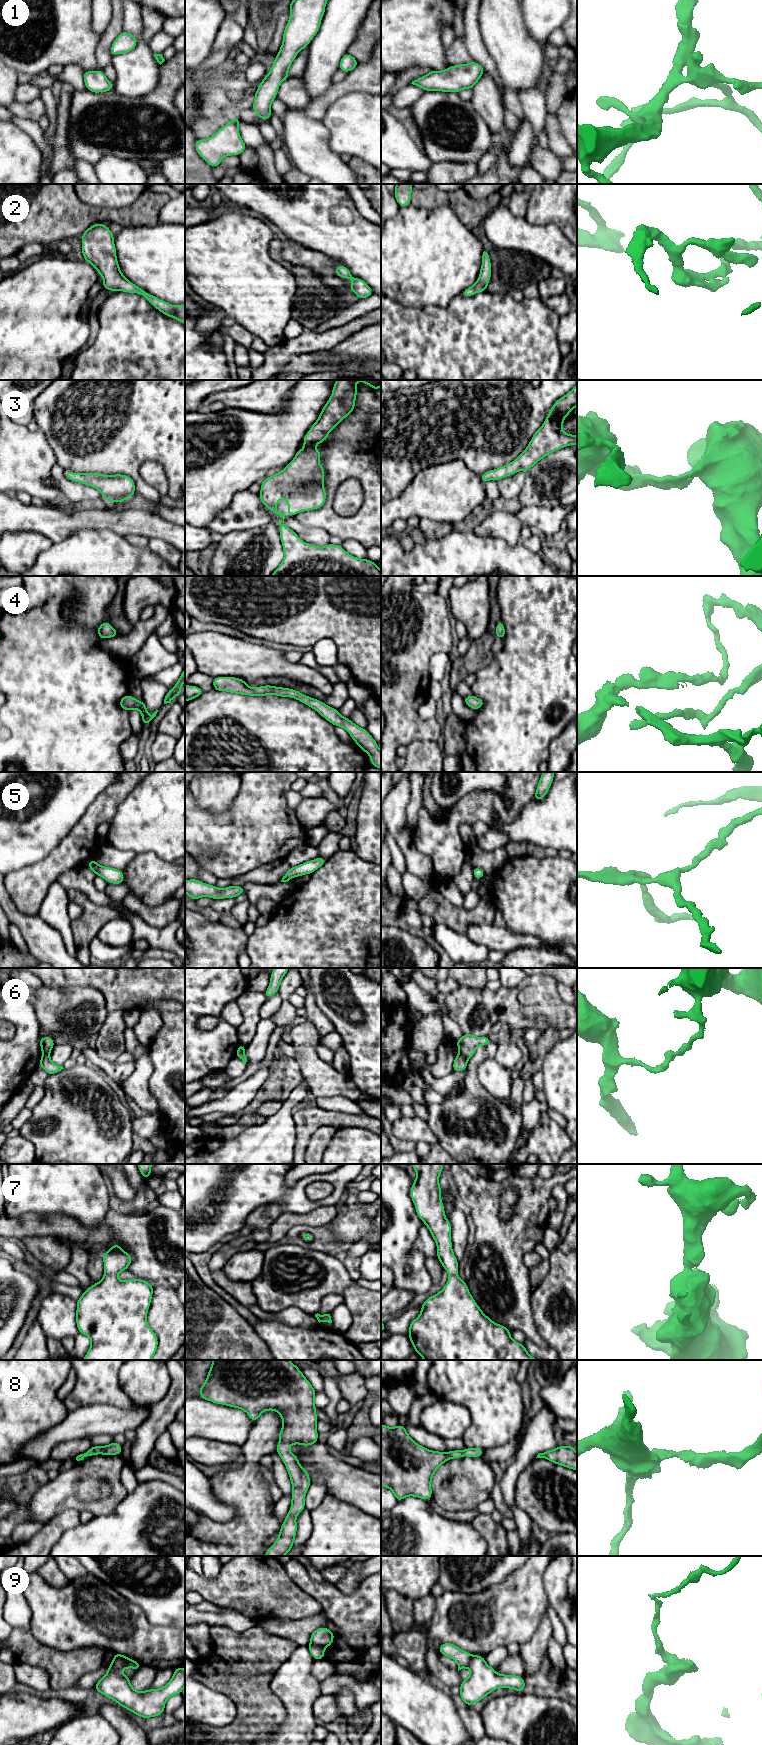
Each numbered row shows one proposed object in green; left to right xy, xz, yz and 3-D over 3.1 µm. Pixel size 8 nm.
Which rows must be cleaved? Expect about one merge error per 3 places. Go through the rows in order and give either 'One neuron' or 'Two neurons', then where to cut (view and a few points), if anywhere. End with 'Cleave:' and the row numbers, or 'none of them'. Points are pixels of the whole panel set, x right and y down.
1: One neuron. No split
2: One neuron. No split
3: One neuron. No split
4: One neuron. No split
5: One neuron. No split
6: Two neurons. Split along yz (459, 1052), (466, 1060)
7: One neuron. No split
8: One neuron. No split
9: Two neurons. Split along xy (114, 1657), (120, 1658), (126, 1667)
Cleave: 6, 9

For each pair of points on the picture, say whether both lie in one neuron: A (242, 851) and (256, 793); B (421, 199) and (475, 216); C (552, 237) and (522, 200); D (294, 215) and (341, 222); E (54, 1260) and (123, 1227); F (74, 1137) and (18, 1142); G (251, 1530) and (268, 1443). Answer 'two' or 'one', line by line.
A: one
B: one
C: two
D: one
E: two
F: two
G: one

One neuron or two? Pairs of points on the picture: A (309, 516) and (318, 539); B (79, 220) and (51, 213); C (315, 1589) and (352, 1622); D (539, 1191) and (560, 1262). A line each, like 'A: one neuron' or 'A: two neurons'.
A: two neurons
B: one neuron
C: one neuron
D: two neurons

